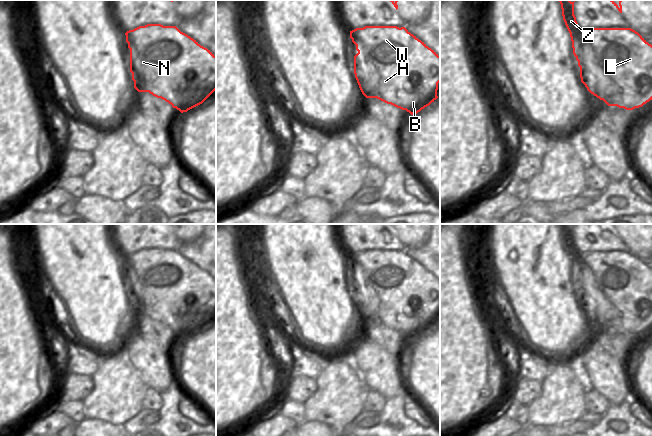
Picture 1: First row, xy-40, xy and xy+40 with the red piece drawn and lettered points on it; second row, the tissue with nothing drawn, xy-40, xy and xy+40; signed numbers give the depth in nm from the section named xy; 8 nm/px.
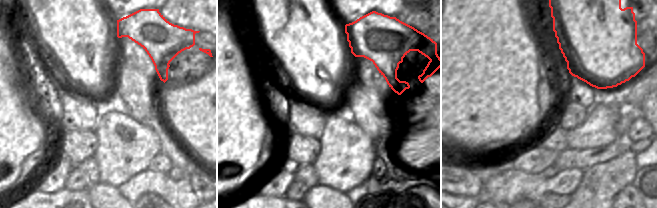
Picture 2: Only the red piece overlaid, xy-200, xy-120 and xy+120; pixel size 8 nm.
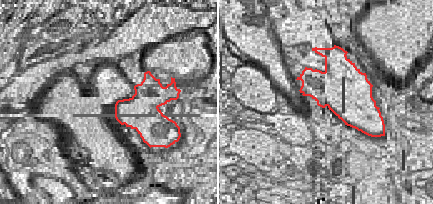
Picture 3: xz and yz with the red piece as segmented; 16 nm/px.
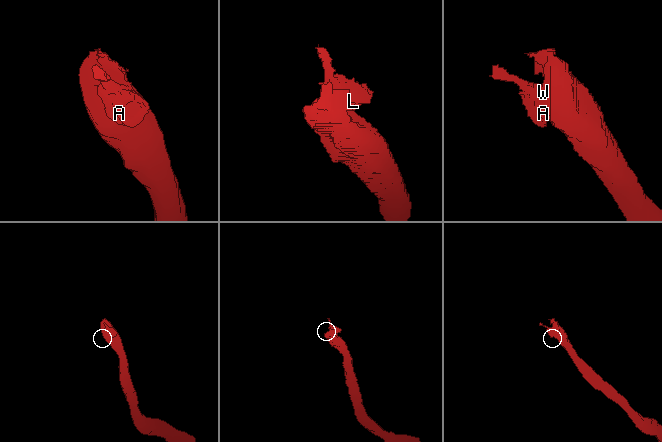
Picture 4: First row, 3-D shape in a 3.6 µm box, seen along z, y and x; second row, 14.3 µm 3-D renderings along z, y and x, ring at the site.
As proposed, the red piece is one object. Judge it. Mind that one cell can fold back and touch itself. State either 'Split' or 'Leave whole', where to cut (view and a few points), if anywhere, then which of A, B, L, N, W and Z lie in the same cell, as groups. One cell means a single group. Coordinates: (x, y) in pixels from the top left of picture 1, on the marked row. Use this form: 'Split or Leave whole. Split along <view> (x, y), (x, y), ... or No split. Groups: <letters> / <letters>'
Split. Split along xy+40 (590, 28), (586, 36), (593, 54), (613, 81). Groups: A B L N W / Z

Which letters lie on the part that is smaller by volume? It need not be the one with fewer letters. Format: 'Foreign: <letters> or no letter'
Foreign: A, B, L, N, W

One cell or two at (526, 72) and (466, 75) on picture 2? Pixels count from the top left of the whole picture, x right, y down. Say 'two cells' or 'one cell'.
two cells

